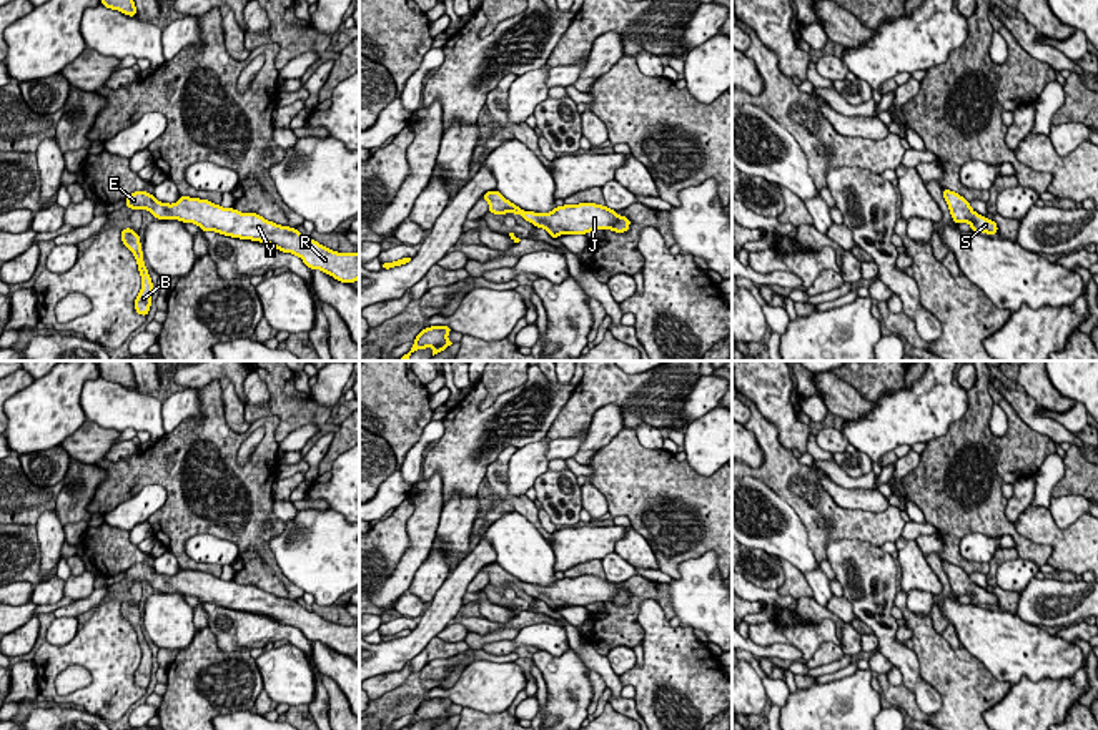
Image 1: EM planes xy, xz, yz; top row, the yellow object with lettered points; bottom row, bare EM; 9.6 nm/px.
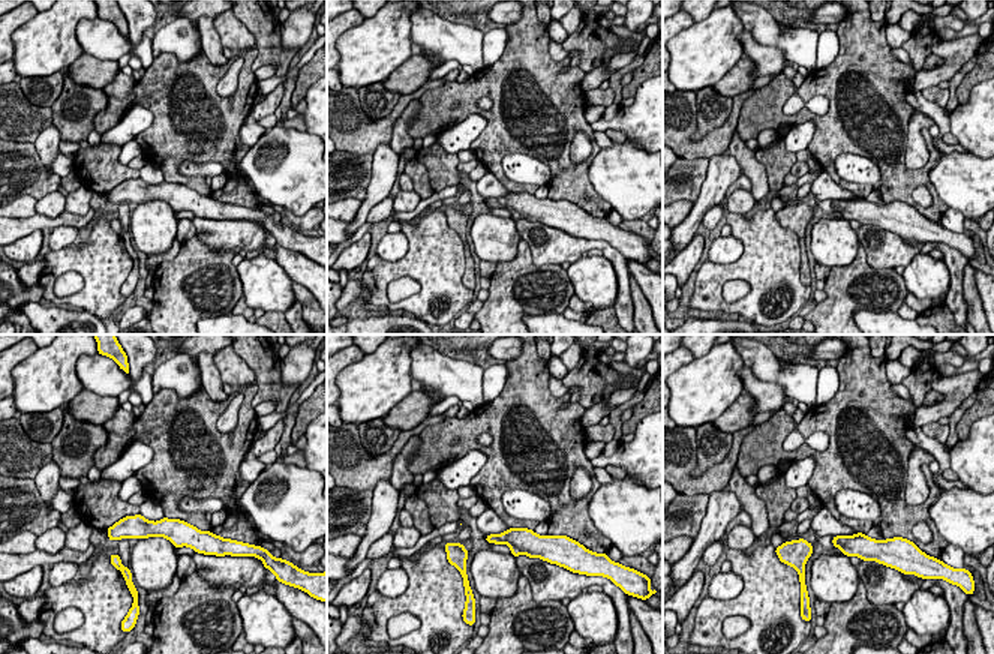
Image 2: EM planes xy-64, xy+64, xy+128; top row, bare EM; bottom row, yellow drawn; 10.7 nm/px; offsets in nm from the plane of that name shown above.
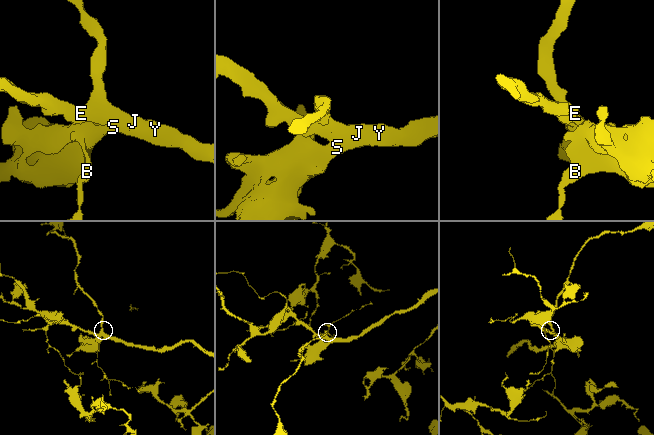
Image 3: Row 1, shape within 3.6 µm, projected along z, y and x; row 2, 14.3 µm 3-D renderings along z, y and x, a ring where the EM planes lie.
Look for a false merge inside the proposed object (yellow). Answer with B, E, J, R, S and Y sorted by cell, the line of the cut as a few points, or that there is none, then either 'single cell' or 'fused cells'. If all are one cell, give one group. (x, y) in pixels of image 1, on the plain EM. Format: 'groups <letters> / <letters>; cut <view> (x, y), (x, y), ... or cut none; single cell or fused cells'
groups B E J R S Y; cut none; single cell

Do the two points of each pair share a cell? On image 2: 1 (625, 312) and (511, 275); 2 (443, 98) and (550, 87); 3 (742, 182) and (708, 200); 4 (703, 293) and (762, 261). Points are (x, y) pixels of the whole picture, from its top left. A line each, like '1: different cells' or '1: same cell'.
1: different cells
2: same cell
3: different cells
4: same cell

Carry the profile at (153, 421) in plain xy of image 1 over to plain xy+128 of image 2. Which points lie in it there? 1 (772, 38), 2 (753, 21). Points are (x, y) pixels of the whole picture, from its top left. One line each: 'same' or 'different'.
1: same
2: same

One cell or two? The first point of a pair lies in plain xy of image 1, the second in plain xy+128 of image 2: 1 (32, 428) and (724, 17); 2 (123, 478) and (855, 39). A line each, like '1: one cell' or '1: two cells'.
1: one cell
2: one cell

